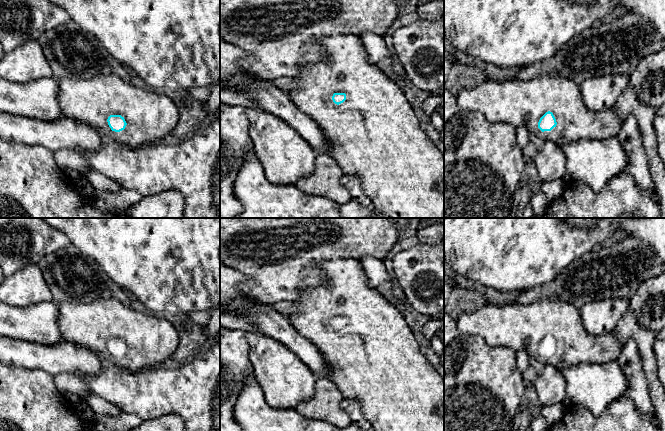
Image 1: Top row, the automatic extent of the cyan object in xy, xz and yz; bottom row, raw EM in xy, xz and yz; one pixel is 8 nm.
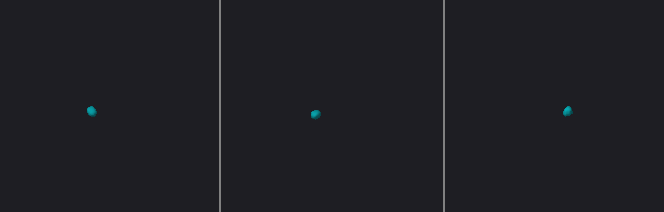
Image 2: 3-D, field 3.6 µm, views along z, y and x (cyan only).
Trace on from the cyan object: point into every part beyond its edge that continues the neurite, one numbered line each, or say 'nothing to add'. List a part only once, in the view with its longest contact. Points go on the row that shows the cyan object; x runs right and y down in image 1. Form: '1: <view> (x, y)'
1: xy (150, 115)

